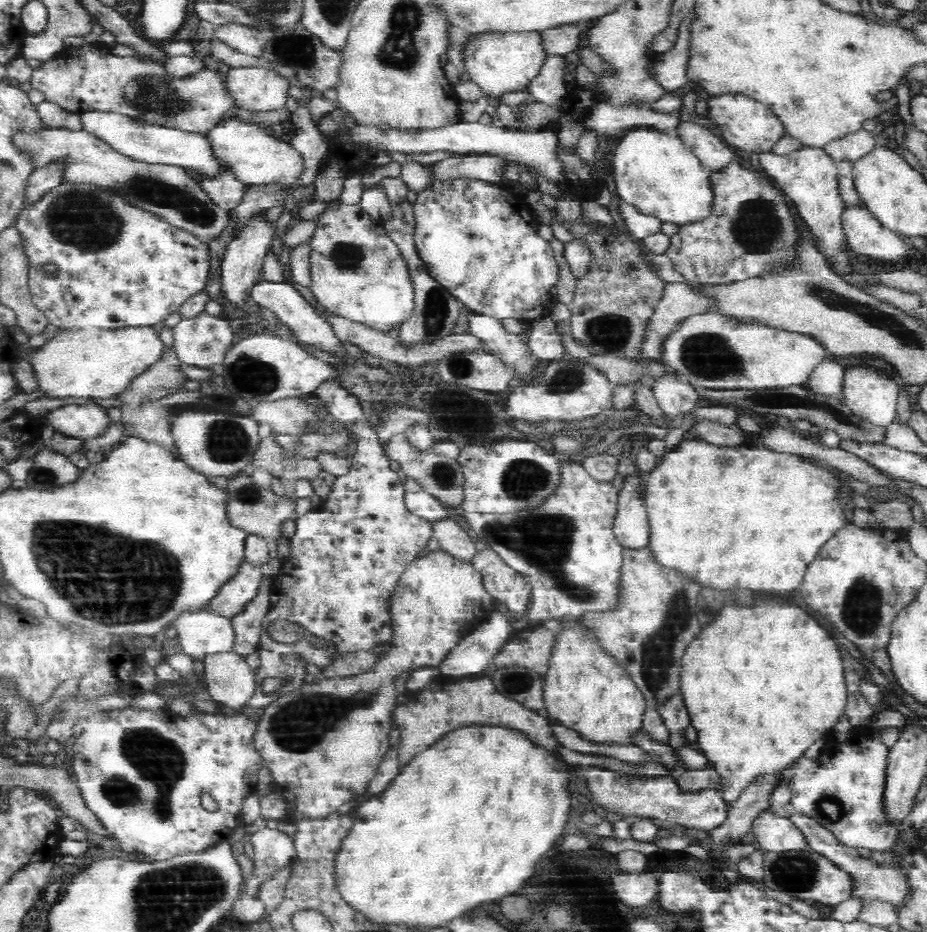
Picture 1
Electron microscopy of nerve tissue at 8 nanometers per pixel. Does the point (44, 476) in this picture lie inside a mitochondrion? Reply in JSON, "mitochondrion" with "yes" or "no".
{"mitochondrion":"yes"}

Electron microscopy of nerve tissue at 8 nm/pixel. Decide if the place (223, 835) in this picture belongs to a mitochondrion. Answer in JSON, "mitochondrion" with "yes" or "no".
{"mitochondrion":"no"}

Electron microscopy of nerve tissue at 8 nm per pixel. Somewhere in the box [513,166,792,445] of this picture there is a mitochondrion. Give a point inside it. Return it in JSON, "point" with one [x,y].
{"point":[756,227]}

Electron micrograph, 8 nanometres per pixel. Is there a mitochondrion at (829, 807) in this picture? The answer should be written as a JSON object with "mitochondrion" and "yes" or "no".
{"mitochondrion":"yes"}

